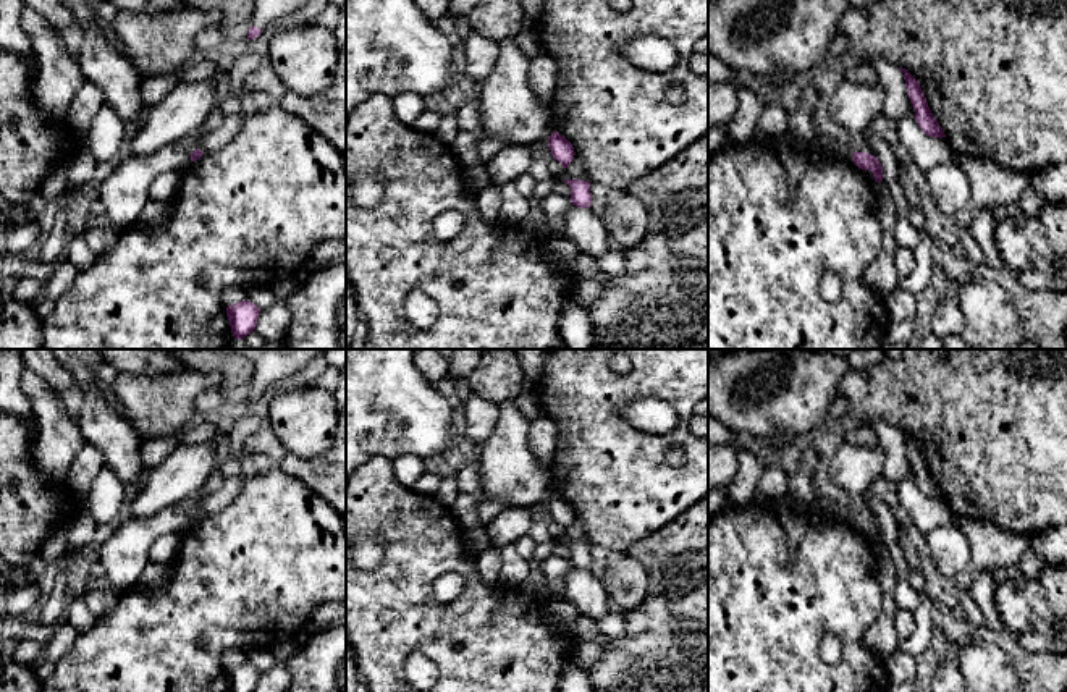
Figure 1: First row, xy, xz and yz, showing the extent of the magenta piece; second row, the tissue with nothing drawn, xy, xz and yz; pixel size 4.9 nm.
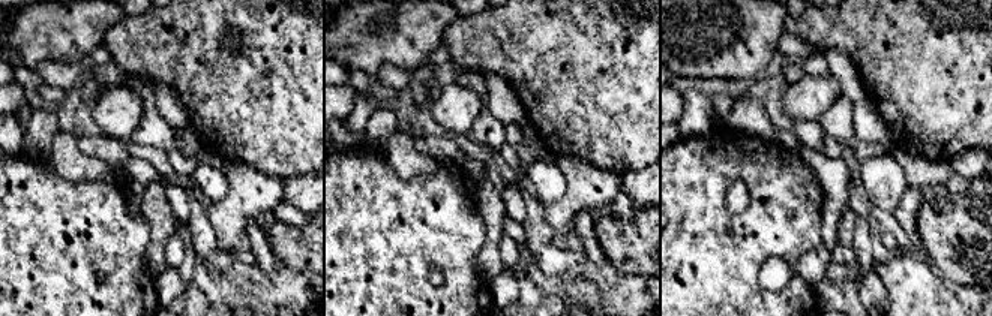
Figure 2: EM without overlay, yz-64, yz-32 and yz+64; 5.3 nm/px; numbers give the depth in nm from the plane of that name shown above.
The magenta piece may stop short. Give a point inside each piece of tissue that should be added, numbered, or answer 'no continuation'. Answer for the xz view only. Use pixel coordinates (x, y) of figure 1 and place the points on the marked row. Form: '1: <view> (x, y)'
no continuation

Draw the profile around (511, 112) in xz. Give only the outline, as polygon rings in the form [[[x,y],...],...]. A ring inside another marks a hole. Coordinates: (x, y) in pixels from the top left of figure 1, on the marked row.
[[[516,37],[501,39],[498,45],[500,57],[479,95],[482,137],[500,139],[503,146],[530,146],[538,139],[548,139],[556,131],[551,105],[542,105],[529,82],[530,58],[517,47]]]

